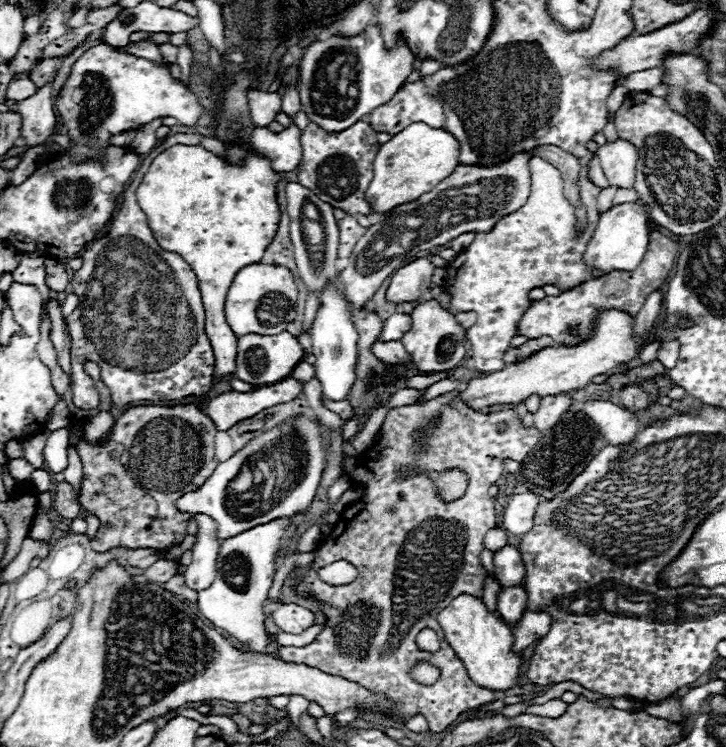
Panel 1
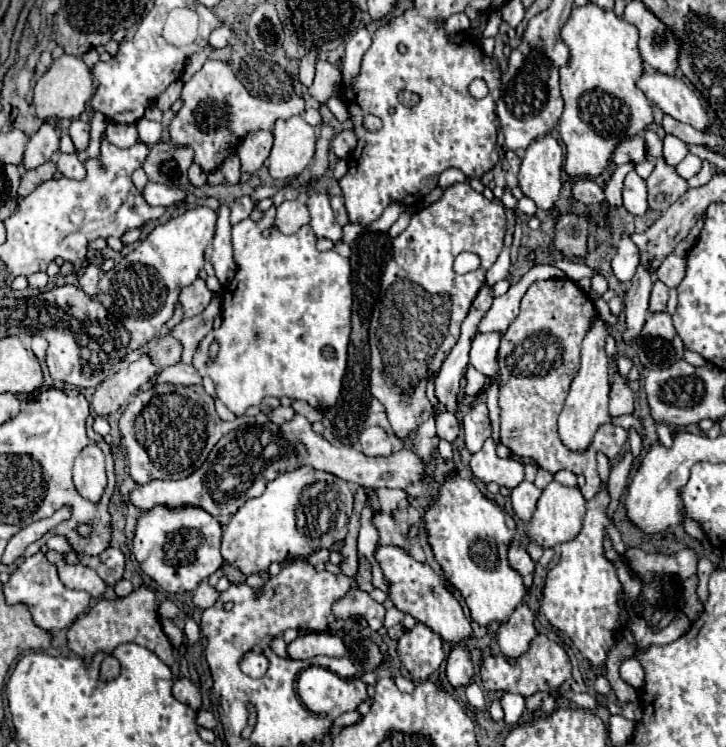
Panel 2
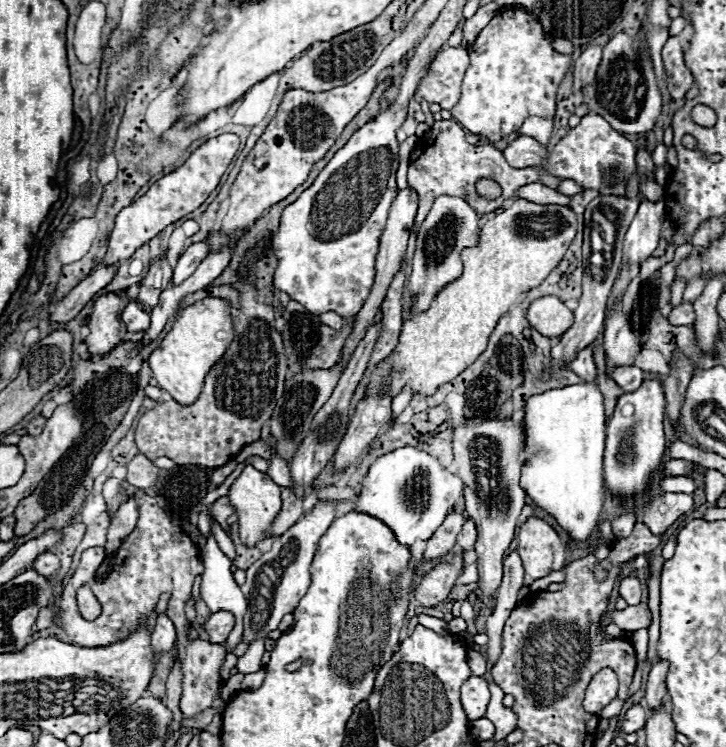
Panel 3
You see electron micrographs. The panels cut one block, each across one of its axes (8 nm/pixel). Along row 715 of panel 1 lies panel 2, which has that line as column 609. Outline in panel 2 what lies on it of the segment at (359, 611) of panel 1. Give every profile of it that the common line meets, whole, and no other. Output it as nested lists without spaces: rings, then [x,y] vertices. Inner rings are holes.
[[[536,280],[522,298],[520,314],[502,334],[502,344],[498,350],[500,442],[508,446],[514,456],[532,458],[550,474],[556,474],[558,470],[584,474],[586,500],[592,500],[600,490],[600,476],[596,468],[598,452],[612,460],[620,456],[630,436],[630,432],[622,426],[604,424],[599,427],[588,450],[584,452],[566,448],[558,436],[558,414],[564,406],[570,382],[580,368],[582,338],[588,330],[590,316],[596,316],[596,308],[590,296],[574,280]]]

